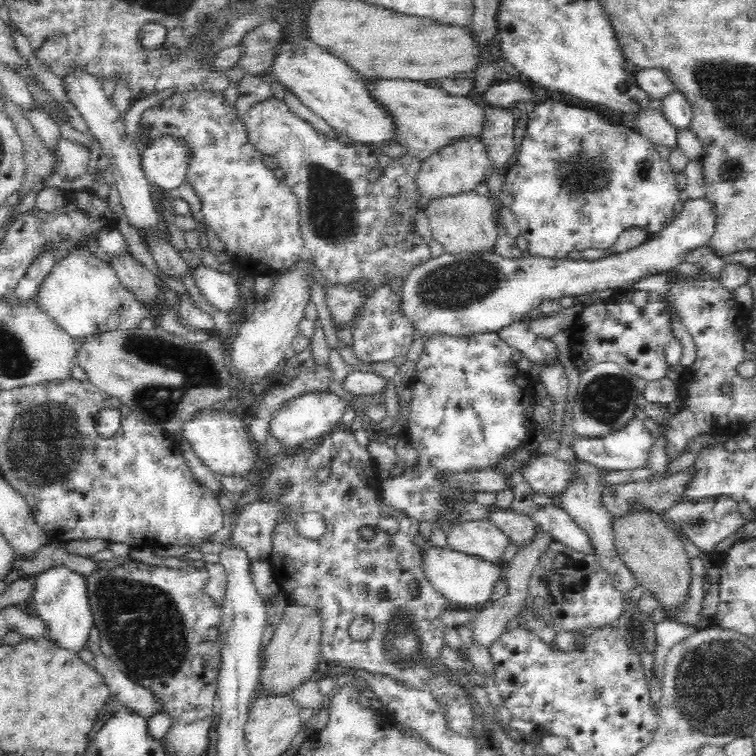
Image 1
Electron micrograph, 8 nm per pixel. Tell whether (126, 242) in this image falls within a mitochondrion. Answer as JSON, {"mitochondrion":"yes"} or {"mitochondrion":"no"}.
{"mitochondrion":"no"}

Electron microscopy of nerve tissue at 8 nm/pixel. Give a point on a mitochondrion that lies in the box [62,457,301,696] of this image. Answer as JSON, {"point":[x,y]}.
{"point":[146,631]}

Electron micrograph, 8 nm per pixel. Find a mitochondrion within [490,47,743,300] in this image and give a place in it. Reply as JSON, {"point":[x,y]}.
{"point":[586,175]}

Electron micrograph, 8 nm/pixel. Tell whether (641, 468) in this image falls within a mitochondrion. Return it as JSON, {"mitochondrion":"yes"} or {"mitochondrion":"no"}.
{"mitochondrion":"no"}

